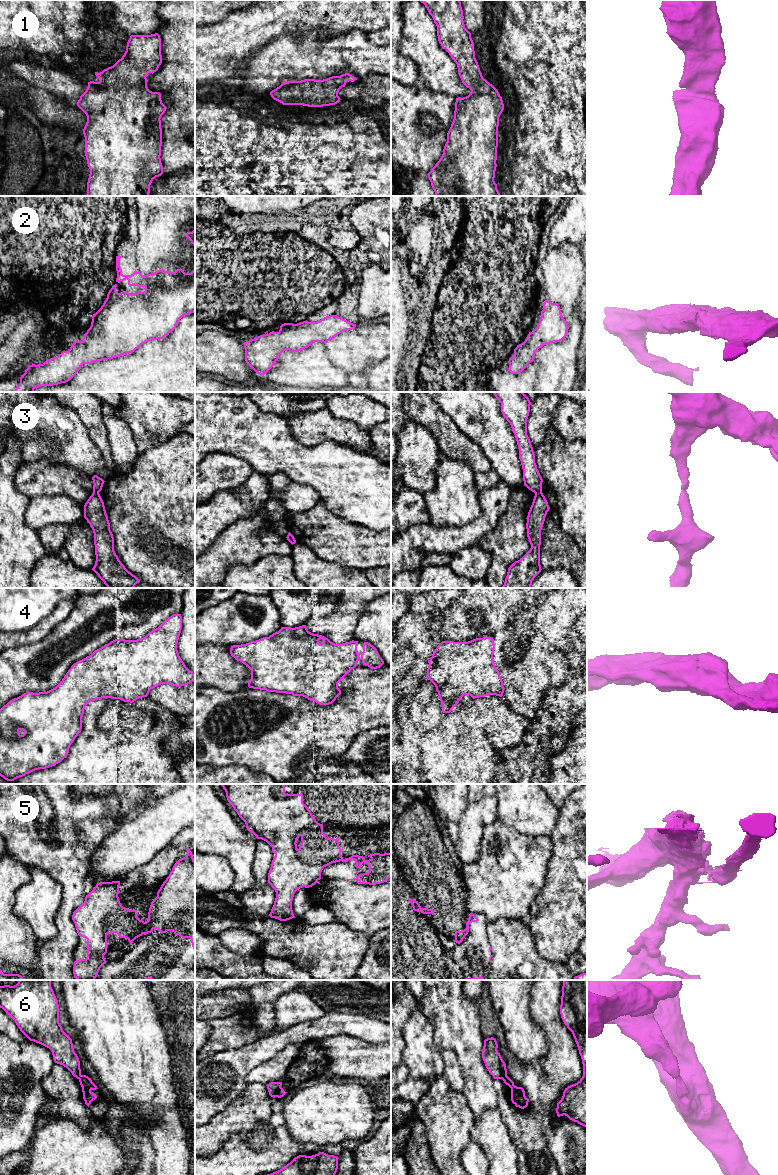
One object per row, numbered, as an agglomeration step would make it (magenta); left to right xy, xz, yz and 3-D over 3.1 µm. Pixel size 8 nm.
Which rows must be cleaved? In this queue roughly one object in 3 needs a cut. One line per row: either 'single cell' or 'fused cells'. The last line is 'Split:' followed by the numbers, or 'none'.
1: single cell
2: single cell
3: fused cells
4: single cell
5: fused cells
6: fused cells
Split: 3, 5, 6

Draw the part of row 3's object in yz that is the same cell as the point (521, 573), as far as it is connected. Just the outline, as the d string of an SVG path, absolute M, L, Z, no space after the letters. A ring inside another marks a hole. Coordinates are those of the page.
M542 492L536 493L527 516L527 537L530 550L509 568L502 588L532 588L532 581L541 572L541 530L550 507Z

